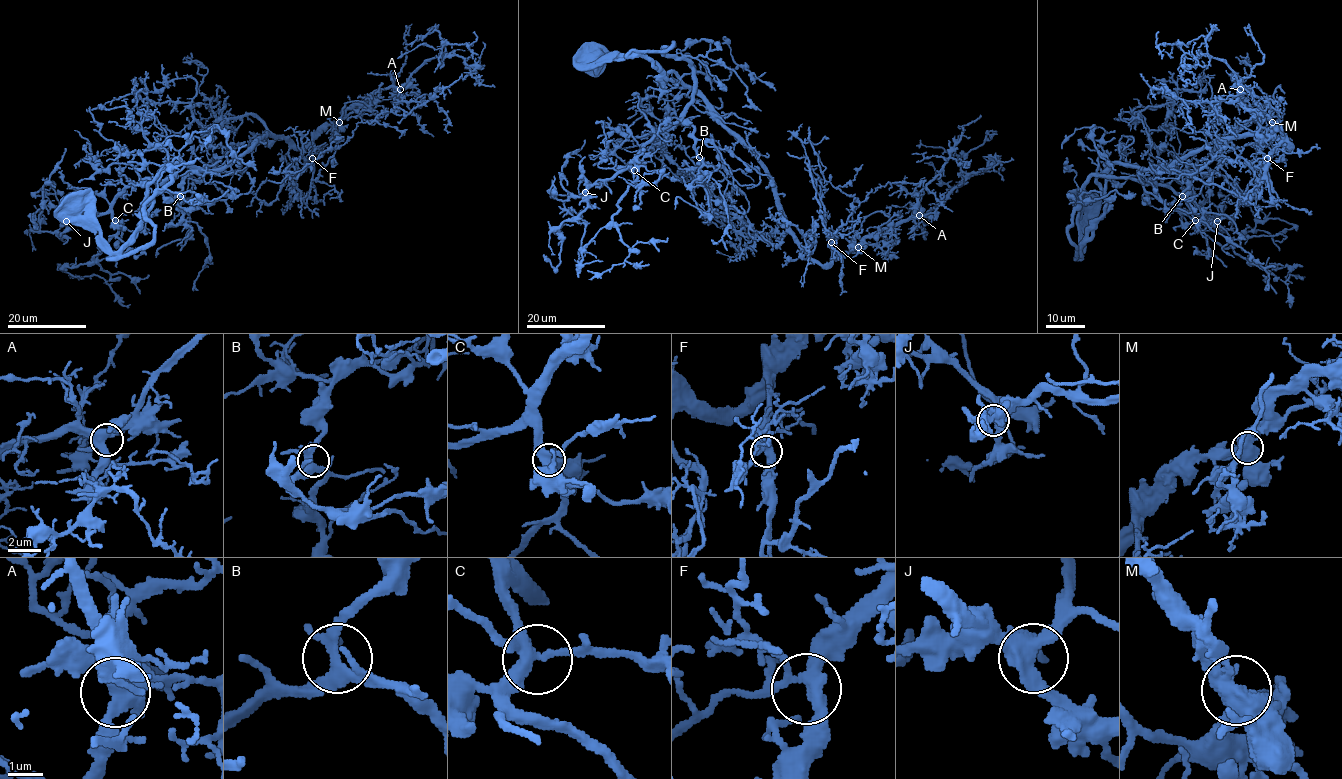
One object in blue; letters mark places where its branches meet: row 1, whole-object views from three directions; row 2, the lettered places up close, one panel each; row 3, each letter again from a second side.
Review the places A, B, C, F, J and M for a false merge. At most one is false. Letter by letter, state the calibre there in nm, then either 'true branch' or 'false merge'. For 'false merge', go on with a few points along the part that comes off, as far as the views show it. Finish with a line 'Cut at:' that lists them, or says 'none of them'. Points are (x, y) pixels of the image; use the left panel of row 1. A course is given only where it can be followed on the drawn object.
A: calibre 500 nm; true branch
B: calibre 360 nm; true branch
C: calibre 380 nm; true branch
F: calibre 360 nm; true branch
J: calibre 480 nm; true branch
M: calibre 600 nm; false merge; course (339, 122), (332, 128), (346, 103), (363, 101), (370, 107), (362, 109)
Cut at: M

